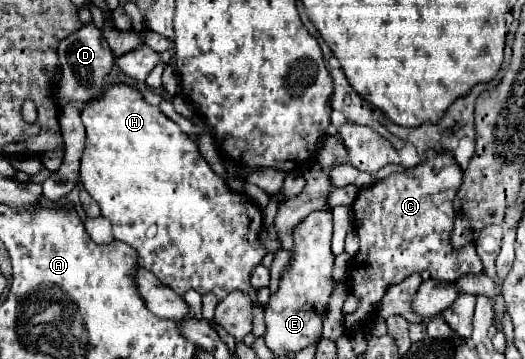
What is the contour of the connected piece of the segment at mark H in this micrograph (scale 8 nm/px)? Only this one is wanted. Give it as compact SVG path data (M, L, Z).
M112 84L104 88L102 98L88 102L82 108L80 118L86 128L80 182L100 204L102 216L112 222L114 238L130 244L138 252L142 268L150 270L164 286L170 286L178 294L194 288L200 294L214 292L218 300L222 300L232 290L244 290L254 298L250 272L266 254L258 240L262 214L254 204L248 206L246 194L228 188L224 178L220 178L204 160L196 142L164 116L158 106L146 104L140 90L128 84Z

